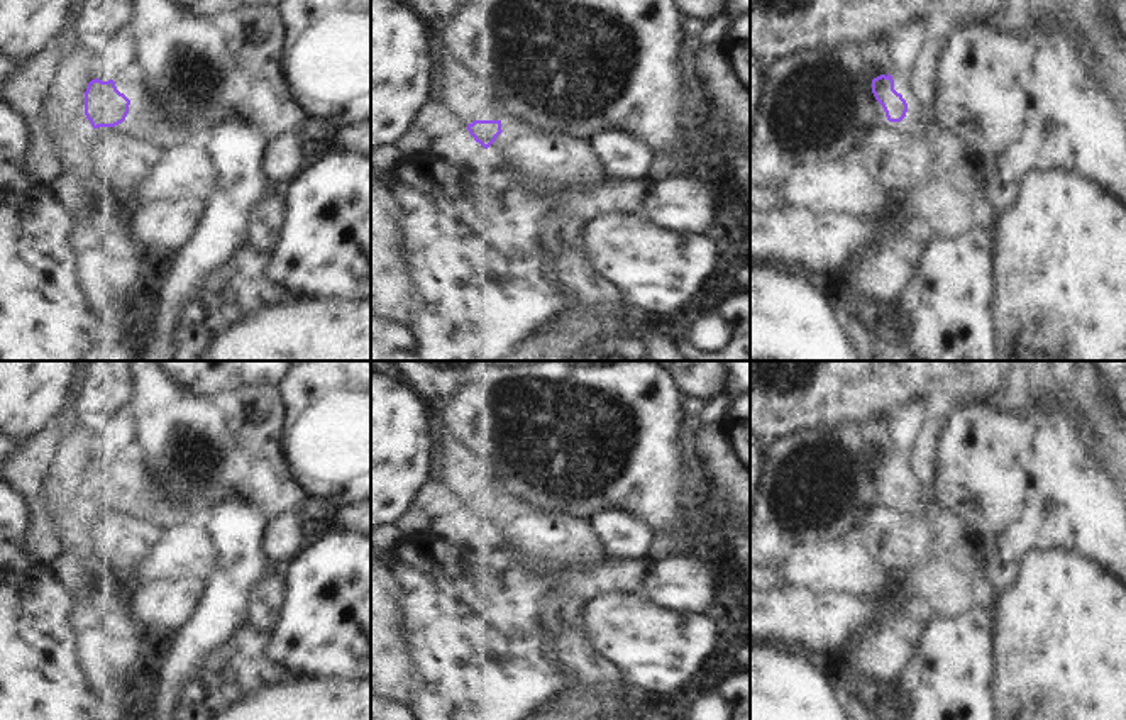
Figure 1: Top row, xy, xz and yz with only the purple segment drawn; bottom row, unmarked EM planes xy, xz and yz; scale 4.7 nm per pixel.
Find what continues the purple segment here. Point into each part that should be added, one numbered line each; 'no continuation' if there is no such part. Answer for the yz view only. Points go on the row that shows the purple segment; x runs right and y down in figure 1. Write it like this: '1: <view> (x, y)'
1: yz (915, 122)

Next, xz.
1: xz (532, 151)

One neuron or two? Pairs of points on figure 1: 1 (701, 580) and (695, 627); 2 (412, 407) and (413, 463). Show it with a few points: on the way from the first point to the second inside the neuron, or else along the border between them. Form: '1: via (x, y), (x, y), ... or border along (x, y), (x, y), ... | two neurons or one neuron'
1: border along (657, 603), (667, 609), (703, 614) | two neurons
2: via (412, 420), (412, 449) | one neuron

